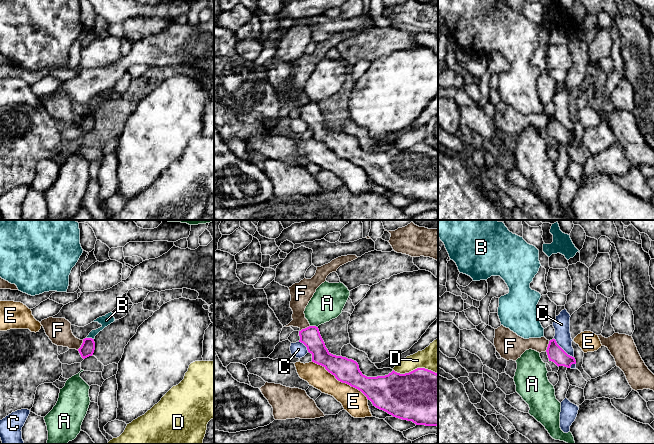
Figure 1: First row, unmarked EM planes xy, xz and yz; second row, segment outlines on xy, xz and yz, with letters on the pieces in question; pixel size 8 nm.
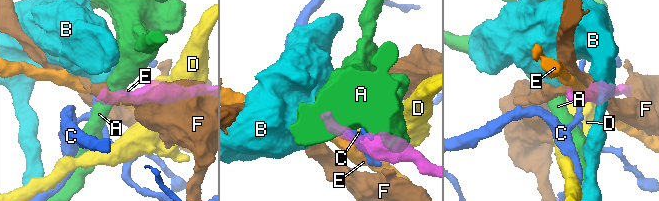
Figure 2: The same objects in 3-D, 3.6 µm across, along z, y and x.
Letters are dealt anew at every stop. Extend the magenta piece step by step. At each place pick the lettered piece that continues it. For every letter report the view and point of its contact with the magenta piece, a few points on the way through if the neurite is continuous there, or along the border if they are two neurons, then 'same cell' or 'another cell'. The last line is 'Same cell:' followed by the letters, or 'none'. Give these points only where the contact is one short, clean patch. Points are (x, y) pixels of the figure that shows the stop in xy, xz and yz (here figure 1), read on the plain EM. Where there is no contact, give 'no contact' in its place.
A: xz (314, 102) | along xz (310, 101), (317, 103) | another cell
B: xy (90, 114) | along xy (86, 113), (93, 115) | another cell
C: yz (562, 125) | along yz (554, 114), (573, 133) | another cell
D: xz (415, 145) | another cell
E: xz (340, 157) | another cell
F: xy (81, 121) | along xy (83, 116), (77, 125) | another cell
Same cell: none

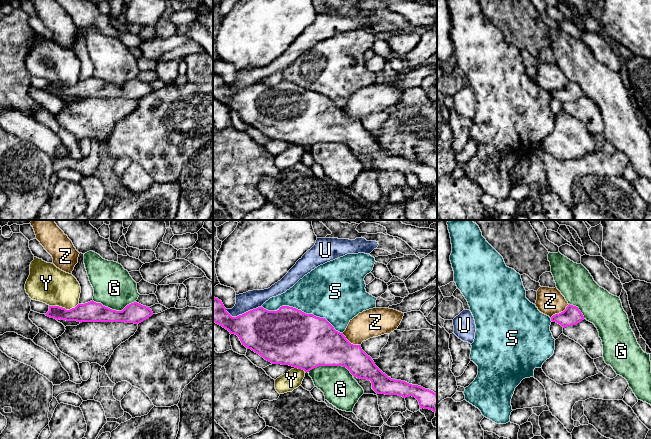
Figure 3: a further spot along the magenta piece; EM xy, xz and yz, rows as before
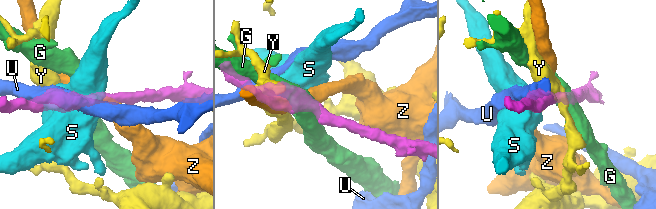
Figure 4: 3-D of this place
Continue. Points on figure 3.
G: xz (331, 141) | another cell
S: xz (301, 87) | another cell
U: xz (244, 89) | along xz (261, 82), (236, 92), (231, 92), (225, 86) | another cell
Y: xy (63, 84) | along xy (78, 79), (69, 85), (49, 82) | another cell
Z: yz (559, 89) | along yz (569, 80), (562, 87), (550, 93) | another cell
Same cell: none

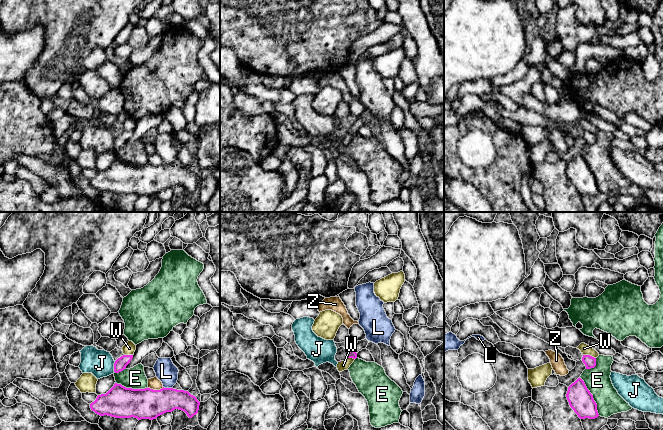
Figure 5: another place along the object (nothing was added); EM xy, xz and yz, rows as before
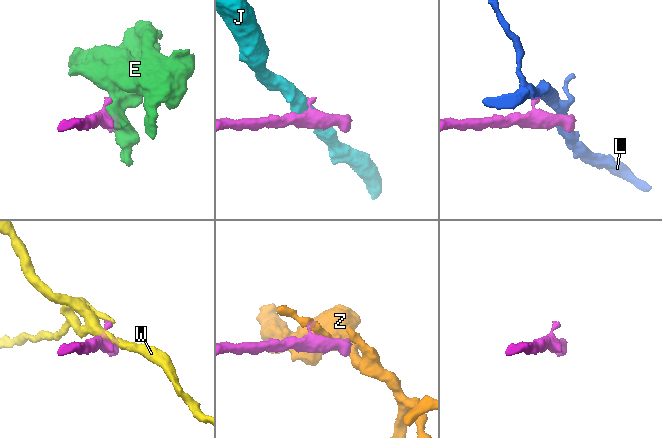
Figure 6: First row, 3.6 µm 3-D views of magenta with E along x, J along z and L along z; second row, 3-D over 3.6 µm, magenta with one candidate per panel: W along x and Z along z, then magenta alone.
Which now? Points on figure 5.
E: yz (592, 172) | another cell
J: xy (114, 143) | along xy (115, 137), (114, 148) | another cell
L: xy (167, 164) | along xy (163, 162), (171, 164) | another cell
W: yz (589, 131) | another cell
Z: xy (155, 166) | along xy (163, 163), (159, 165), (148, 164) | another cell
Same cell: none

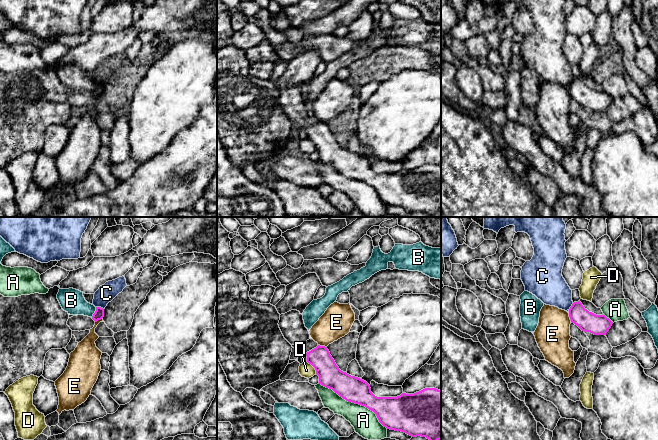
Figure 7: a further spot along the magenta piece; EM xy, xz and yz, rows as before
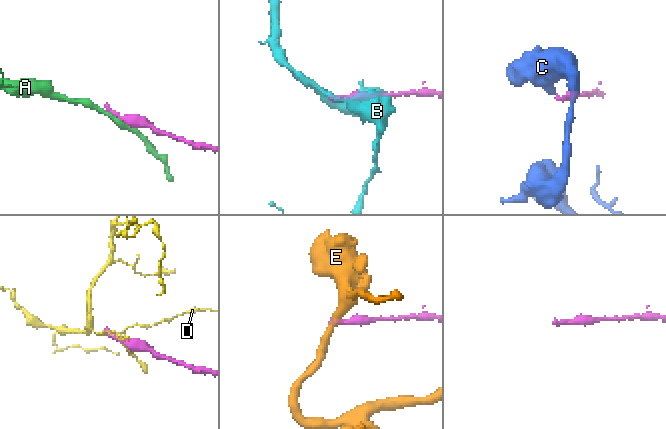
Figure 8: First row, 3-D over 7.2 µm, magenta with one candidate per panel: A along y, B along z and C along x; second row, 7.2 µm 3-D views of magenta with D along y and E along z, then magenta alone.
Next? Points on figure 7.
A: xz (355, 179) | another cell
B: xy (95, 88) | along xy (96, 83), (91, 93) | another cell
C: xy (100, 83) | along xy (96, 82), (100, 82), (103, 85) | another cell
D: xz (313, 142) | along xz (307, 137), (316, 149) | another cell
E: xz (322, 122) | along xz (318, 120), (326, 123) | another cell
Same cell: none

